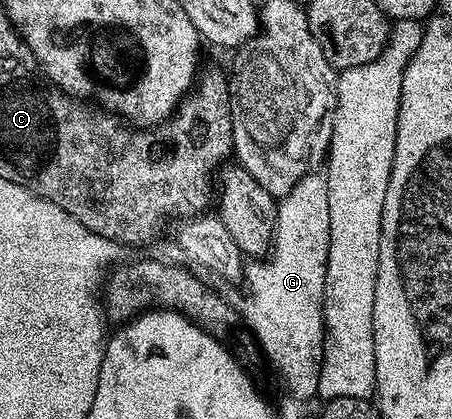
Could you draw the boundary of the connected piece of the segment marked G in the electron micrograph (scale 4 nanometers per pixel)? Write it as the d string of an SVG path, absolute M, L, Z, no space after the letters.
M320 171L306 174L278 204L270 256L245 264L243 278L251 290L250 303L236 301L234 308L243 326L256 335L259 345L282 375L291 397L308 401L318 394L325 347L323 301L331 245L325 174Z

